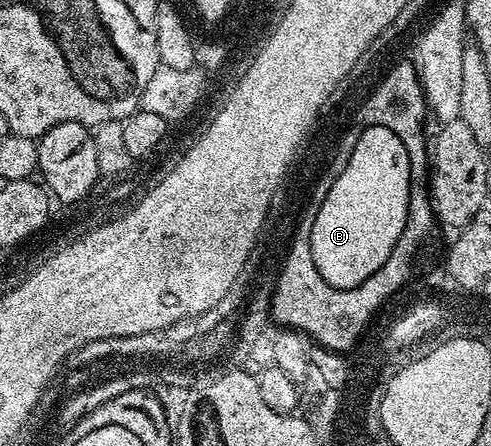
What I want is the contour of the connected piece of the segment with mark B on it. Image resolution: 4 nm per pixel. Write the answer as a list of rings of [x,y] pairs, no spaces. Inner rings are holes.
[[[382,126],[364,127],[347,163],[347,168],[340,173],[334,184],[324,191],[323,197],[311,218],[313,227],[309,230],[307,246],[311,250],[311,256],[315,260],[315,268],[319,272],[319,276],[323,276],[323,280],[327,280],[327,284],[331,284],[337,290],[355,288],[359,284],[363,284],[363,280],[367,280],[367,276],[371,276],[375,272],[379,272],[379,268],[383,268],[383,260],[387,260],[387,256],[391,255],[391,248],[395,248],[395,240],[399,240],[399,232],[403,232],[403,224],[407,220],[408,184],[408,156],[407,148],[403,148],[403,140],[399,140],[399,136],[395,136],[395,132],[391,132],[391,128],[383,128]]]

